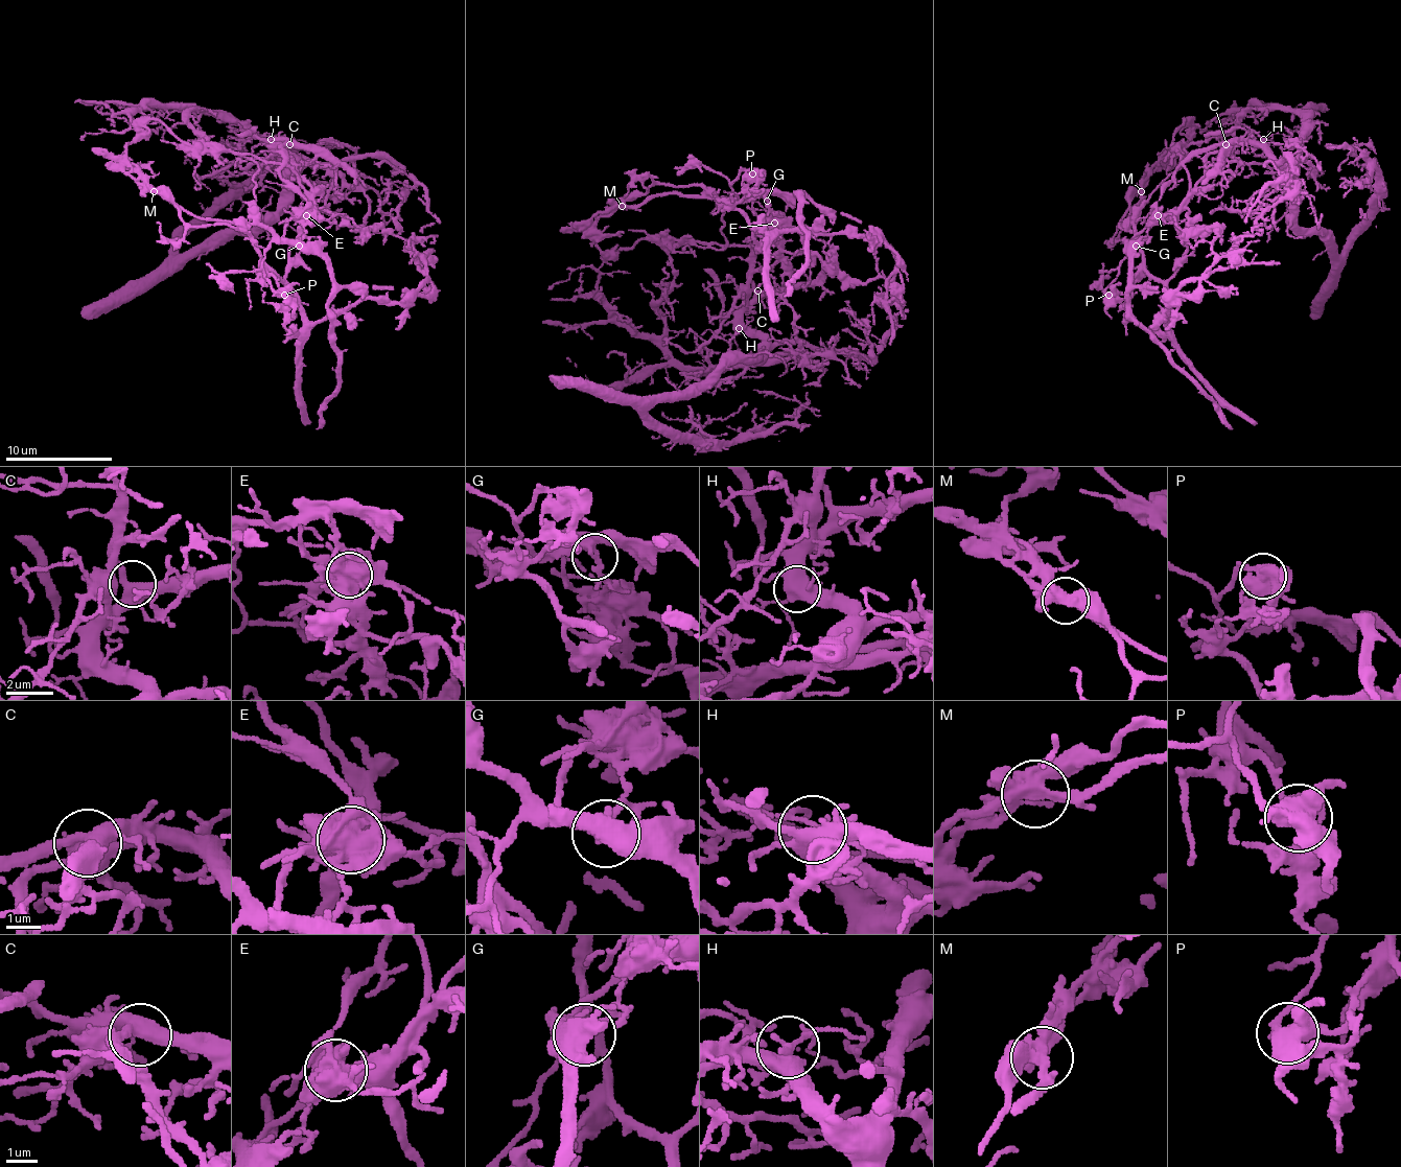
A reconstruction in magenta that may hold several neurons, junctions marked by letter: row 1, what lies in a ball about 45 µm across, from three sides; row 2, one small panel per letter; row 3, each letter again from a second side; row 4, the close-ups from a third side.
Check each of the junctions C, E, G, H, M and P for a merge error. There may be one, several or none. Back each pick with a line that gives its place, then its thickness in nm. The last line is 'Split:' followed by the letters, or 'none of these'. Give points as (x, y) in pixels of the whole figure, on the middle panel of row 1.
E: place (774, 223); calibre 750 nm
G: place (767, 201); calibre 220 nm
M: place (622, 206); calibre 420 nm
P: place (752, 173); calibre 550 nm
Split: E, G, M, P

